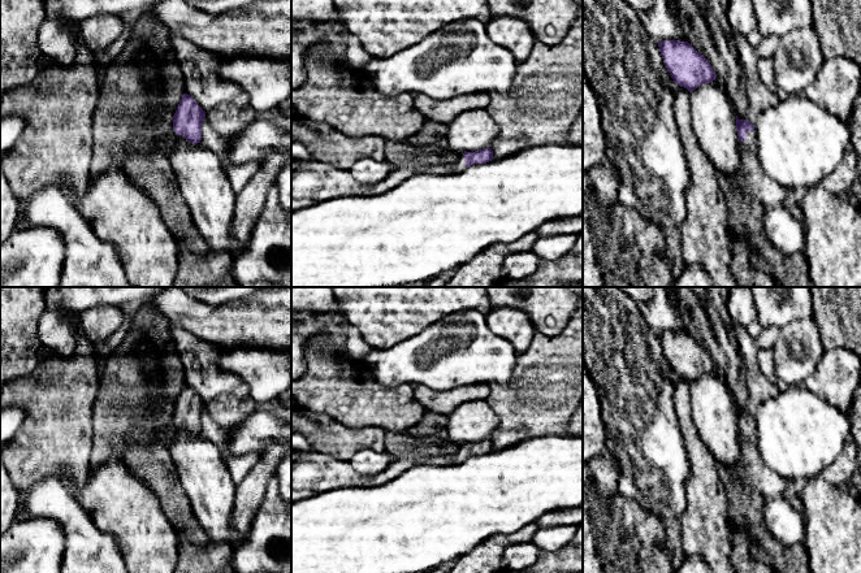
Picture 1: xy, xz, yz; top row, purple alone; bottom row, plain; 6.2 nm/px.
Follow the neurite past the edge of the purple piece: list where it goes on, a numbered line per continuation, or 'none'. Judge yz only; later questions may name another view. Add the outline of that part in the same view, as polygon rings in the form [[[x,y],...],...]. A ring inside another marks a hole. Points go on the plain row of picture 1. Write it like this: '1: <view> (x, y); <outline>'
1: yz (770, 485); [[[753,421],[747,424],[745,433],[739,434],[739,443],[741,463],[750,485],[760,491],[765,500],[784,498],[791,481],[780,477],[762,461],[757,447],[756,425]]]

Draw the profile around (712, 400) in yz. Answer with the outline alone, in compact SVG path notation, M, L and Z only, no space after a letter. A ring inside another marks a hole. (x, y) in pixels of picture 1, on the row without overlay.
M721 368L689 383L689 405L698 435L717 464L737 463L741 450L735 396Z

